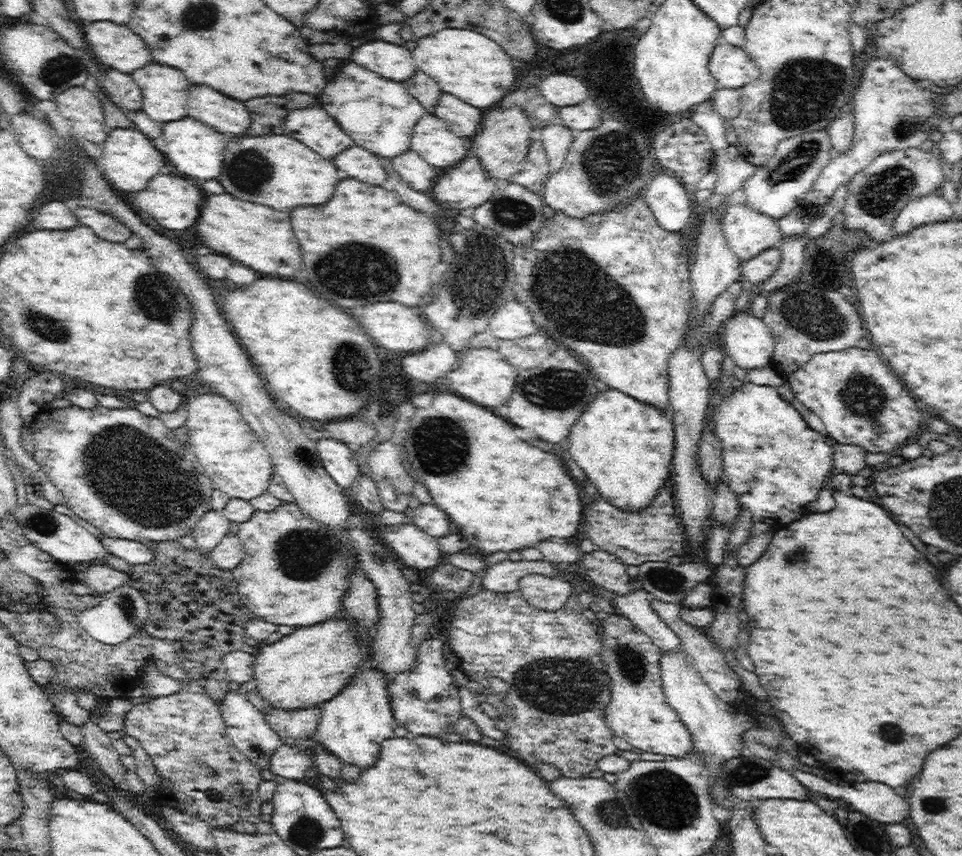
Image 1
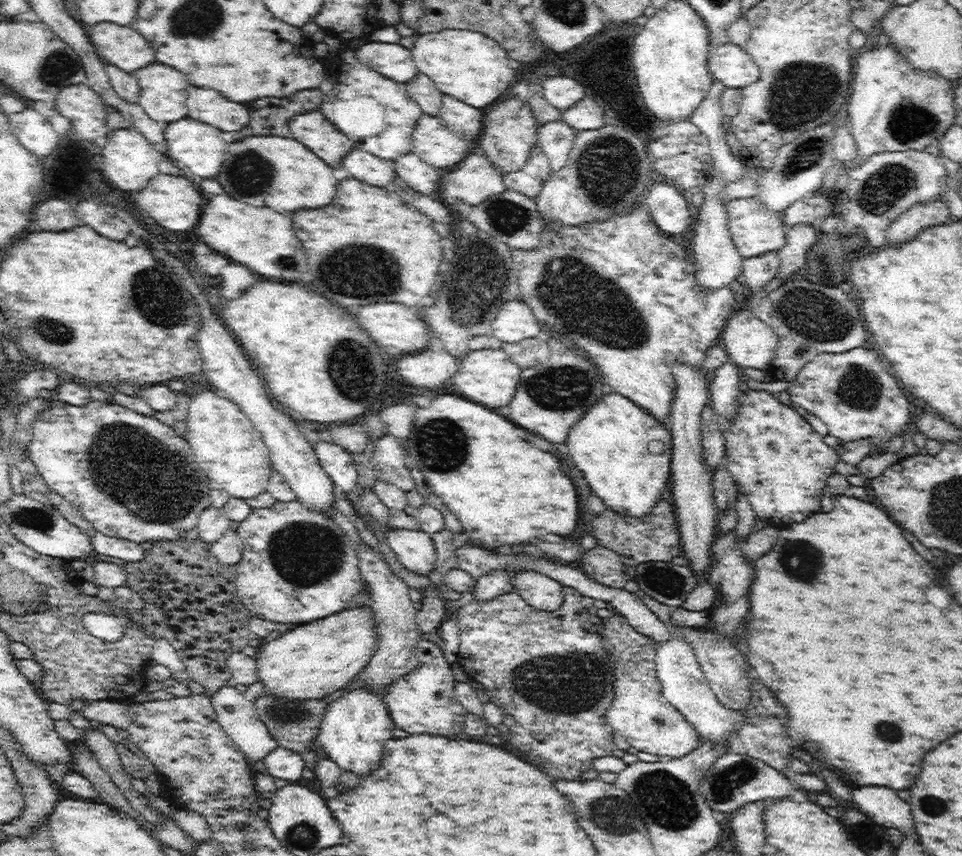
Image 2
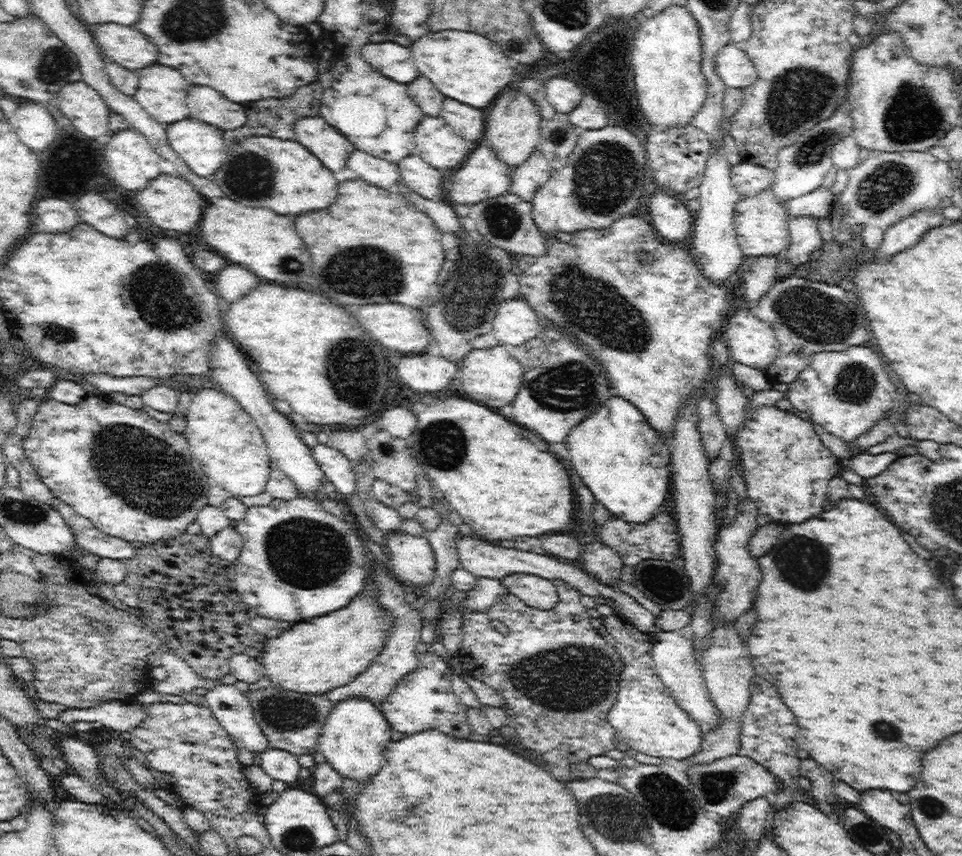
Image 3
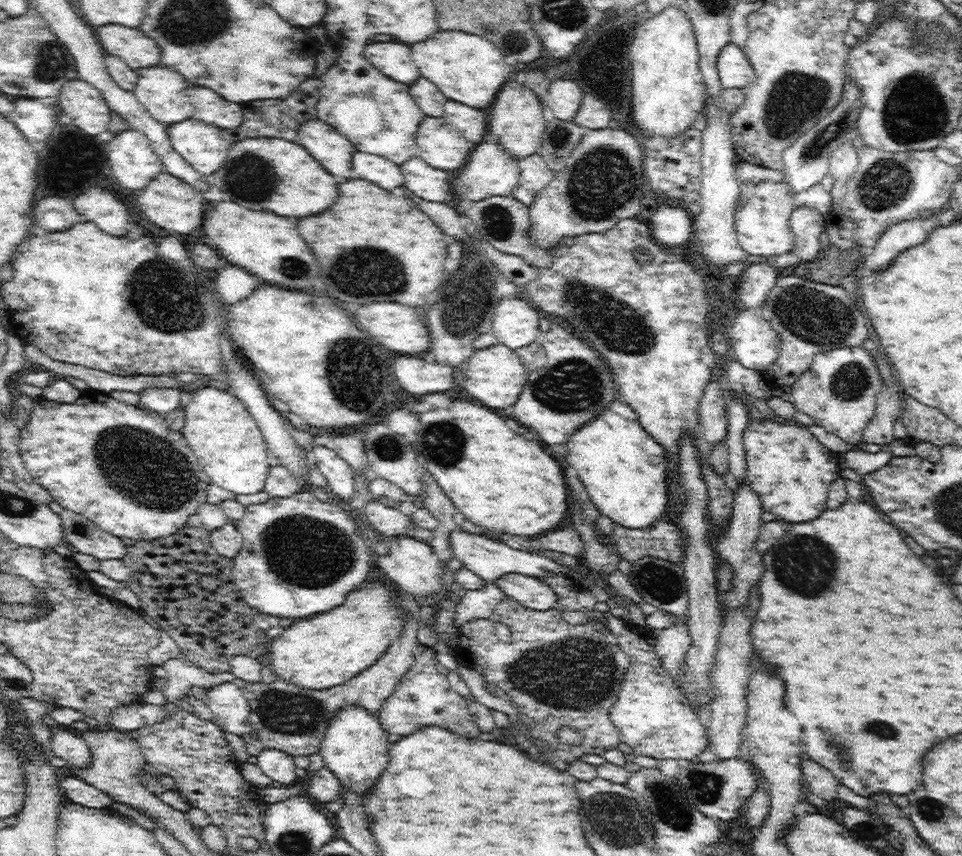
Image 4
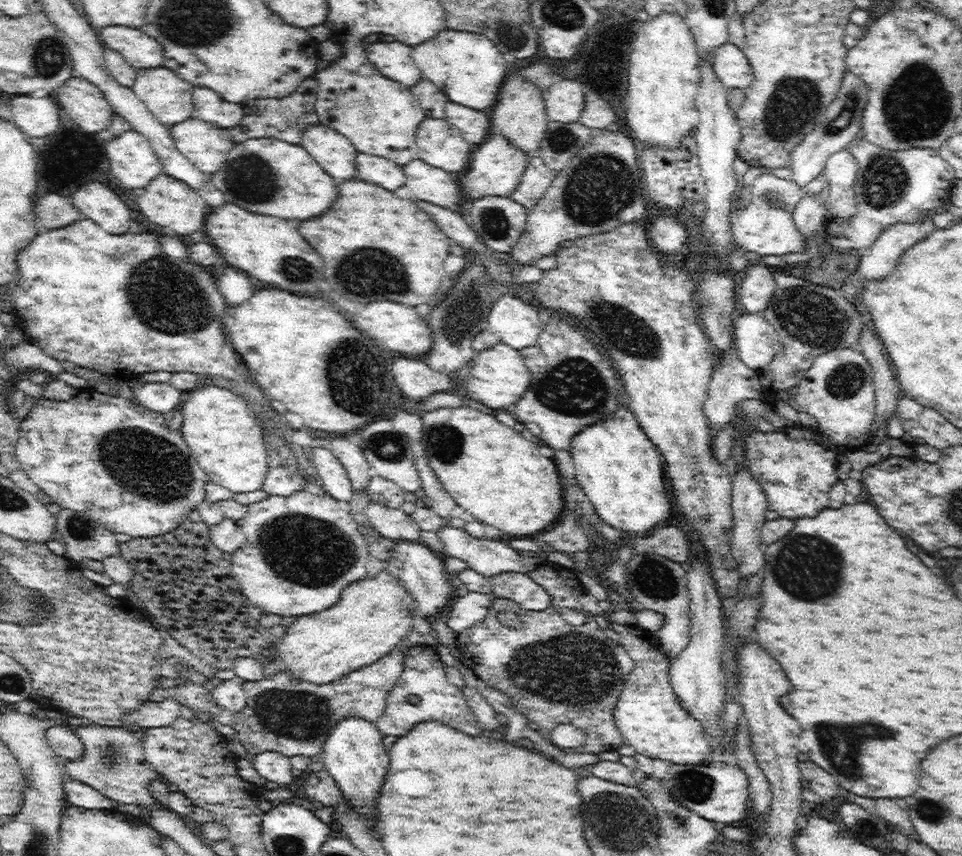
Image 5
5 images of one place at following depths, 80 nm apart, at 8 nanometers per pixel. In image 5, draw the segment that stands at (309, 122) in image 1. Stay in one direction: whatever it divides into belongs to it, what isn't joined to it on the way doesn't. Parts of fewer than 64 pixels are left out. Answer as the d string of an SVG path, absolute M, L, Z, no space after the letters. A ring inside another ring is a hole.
M320 122L304 131L301 145L332 178L350 180L356 172L358 150L342 136Z

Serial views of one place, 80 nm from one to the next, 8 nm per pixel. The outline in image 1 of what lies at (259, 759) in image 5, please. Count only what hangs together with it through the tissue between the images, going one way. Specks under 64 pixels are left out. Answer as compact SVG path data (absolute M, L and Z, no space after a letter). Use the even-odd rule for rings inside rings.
M282 744L270 758L270 774L302 781L306 778L306 770L314 768L314 764L314 758L305 753L300 744Z

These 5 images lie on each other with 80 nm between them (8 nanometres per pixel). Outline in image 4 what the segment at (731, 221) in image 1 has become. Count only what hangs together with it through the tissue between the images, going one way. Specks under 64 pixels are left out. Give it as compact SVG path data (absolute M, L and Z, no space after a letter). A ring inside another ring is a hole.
M760 184L753 197L747 203L741 204L735 211L735 233L742 249L768 258L776 258L780 254L788 254L795 247L795 236L789 225L793 213L794 192L787 184Z

